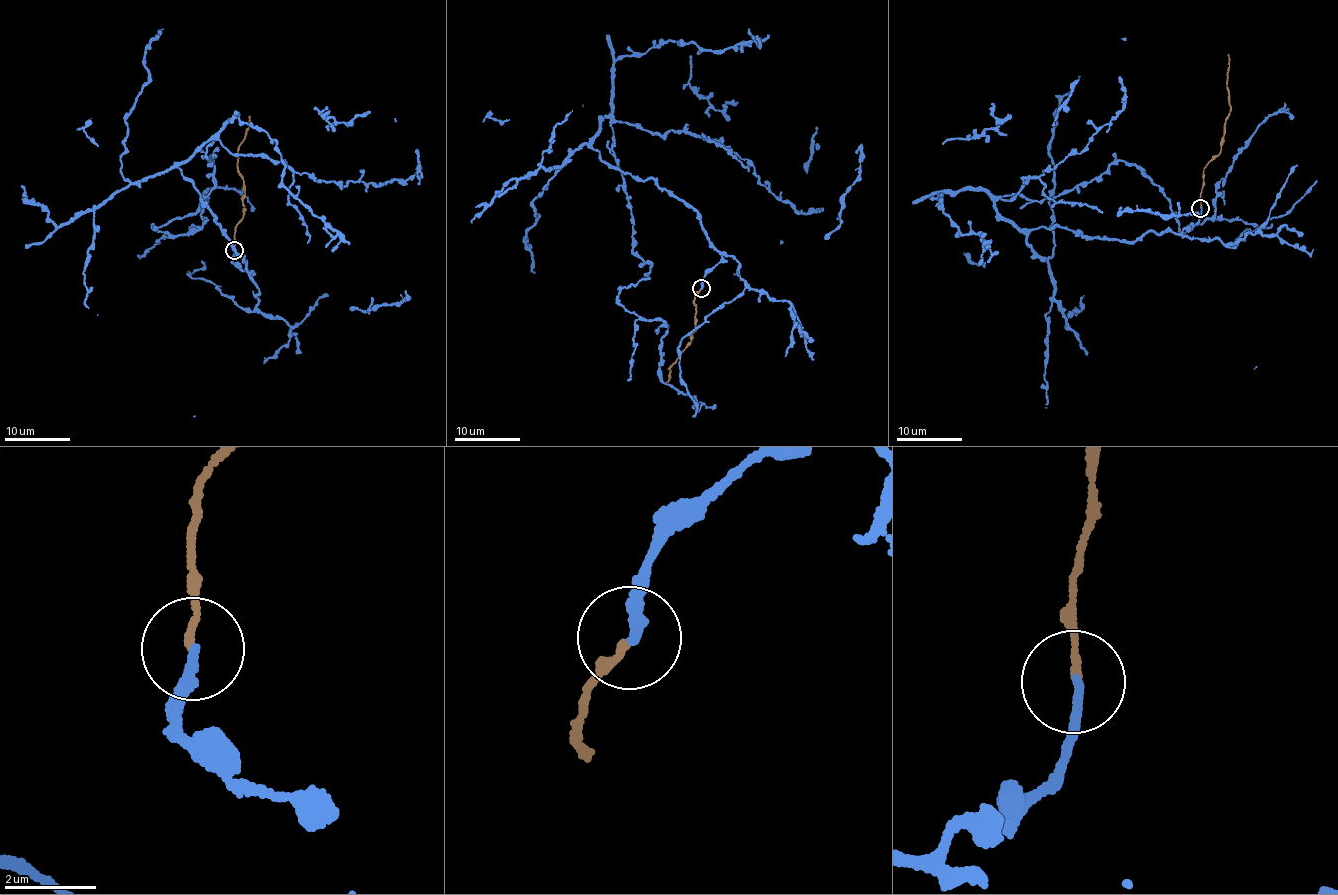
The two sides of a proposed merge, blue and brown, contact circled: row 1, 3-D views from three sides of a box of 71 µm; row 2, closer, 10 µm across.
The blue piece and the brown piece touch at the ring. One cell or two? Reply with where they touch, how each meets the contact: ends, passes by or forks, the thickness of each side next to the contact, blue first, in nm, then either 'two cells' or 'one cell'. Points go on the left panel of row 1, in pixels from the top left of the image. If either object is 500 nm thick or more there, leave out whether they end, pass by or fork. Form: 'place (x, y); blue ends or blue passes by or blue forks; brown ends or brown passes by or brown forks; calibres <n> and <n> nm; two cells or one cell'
place (234, 250); blue ends; brown ends; calibres 200 and 170 nm; two cells

